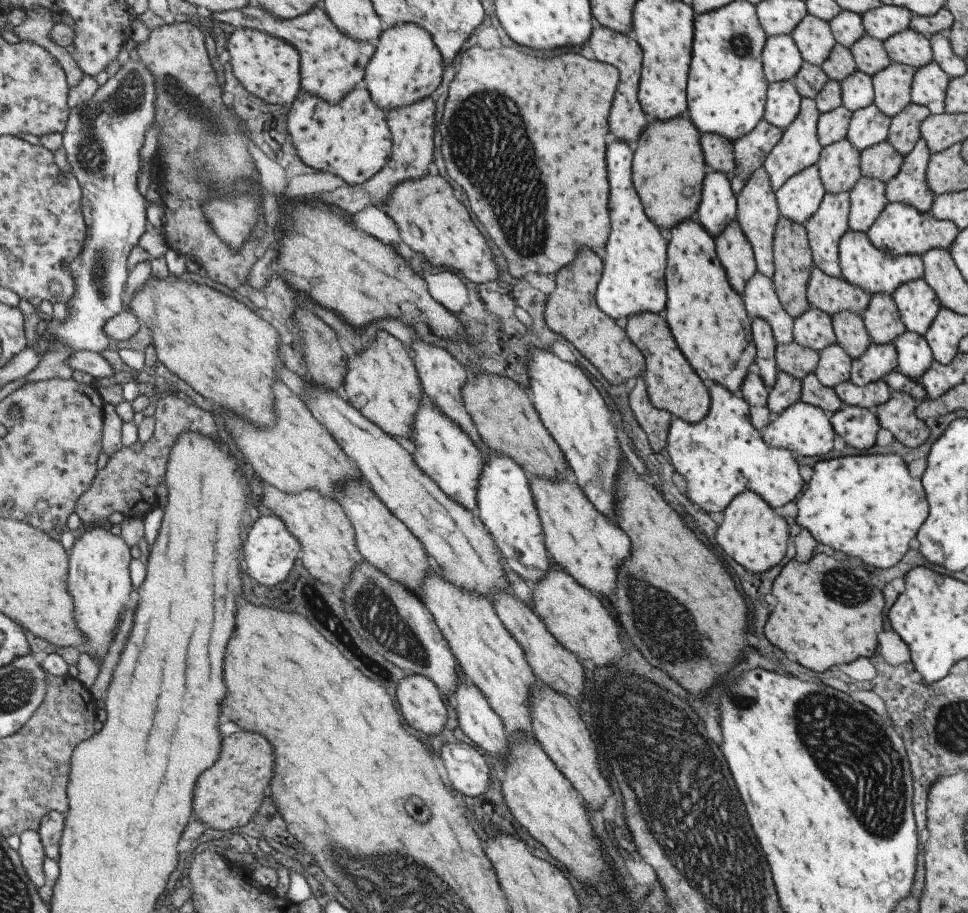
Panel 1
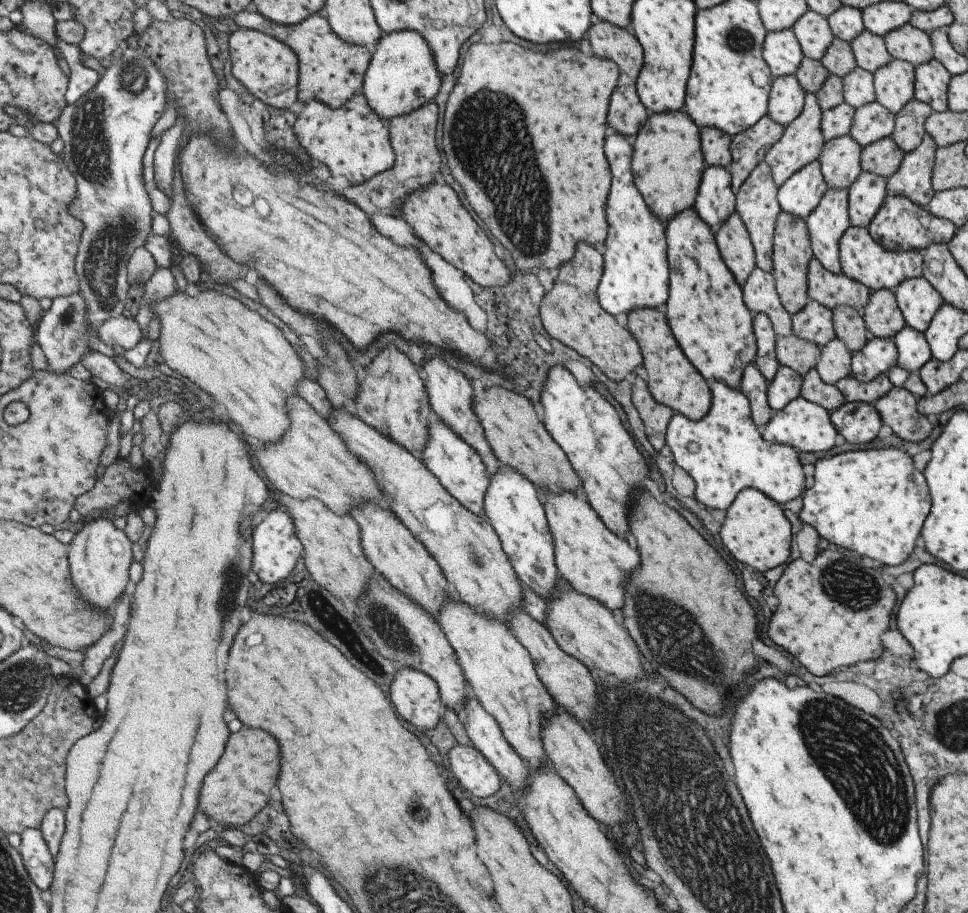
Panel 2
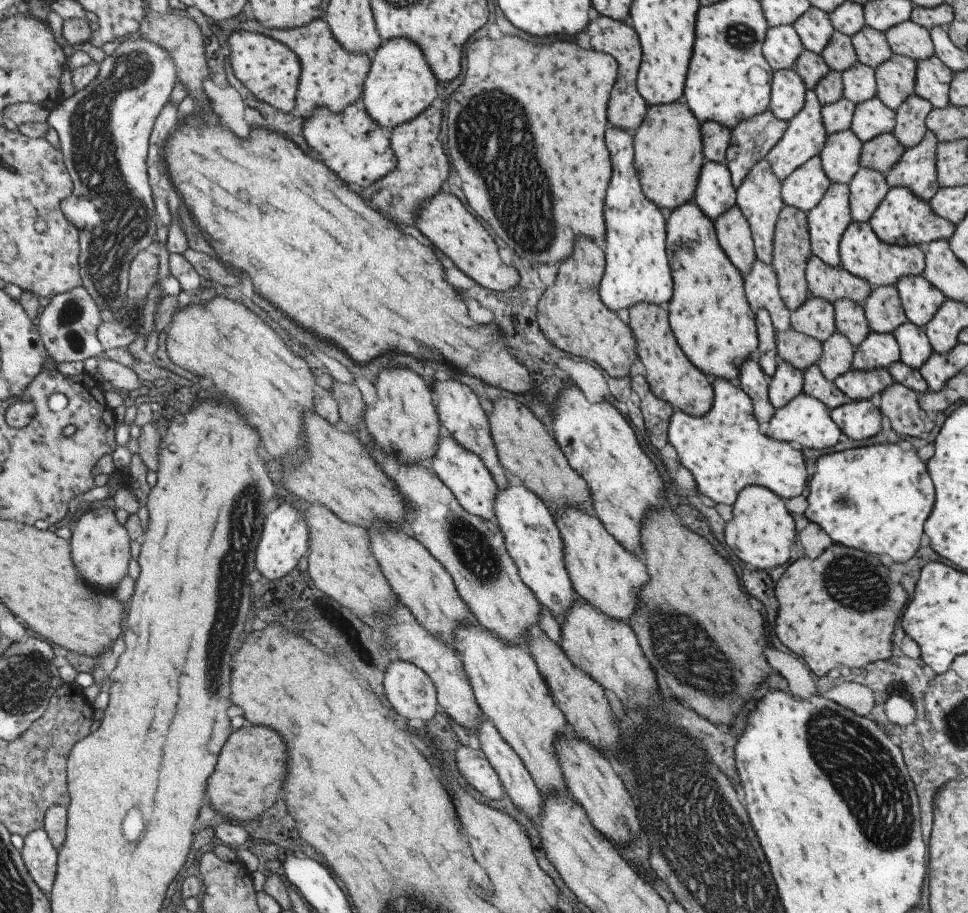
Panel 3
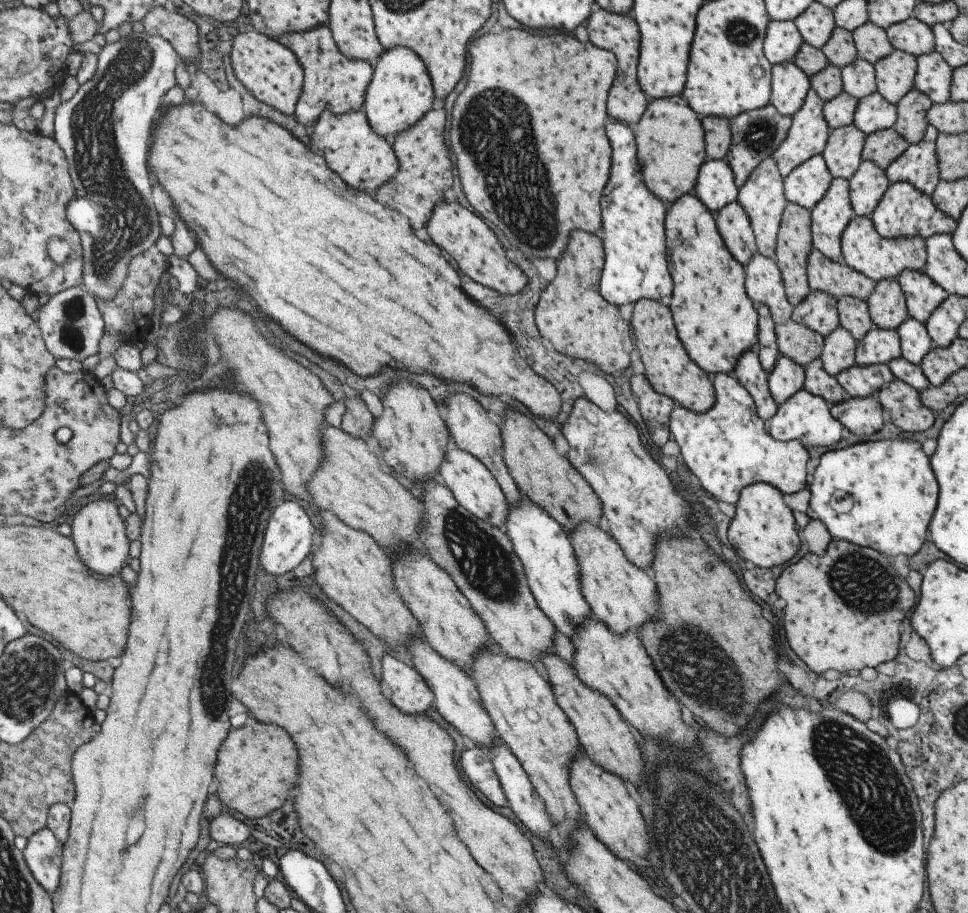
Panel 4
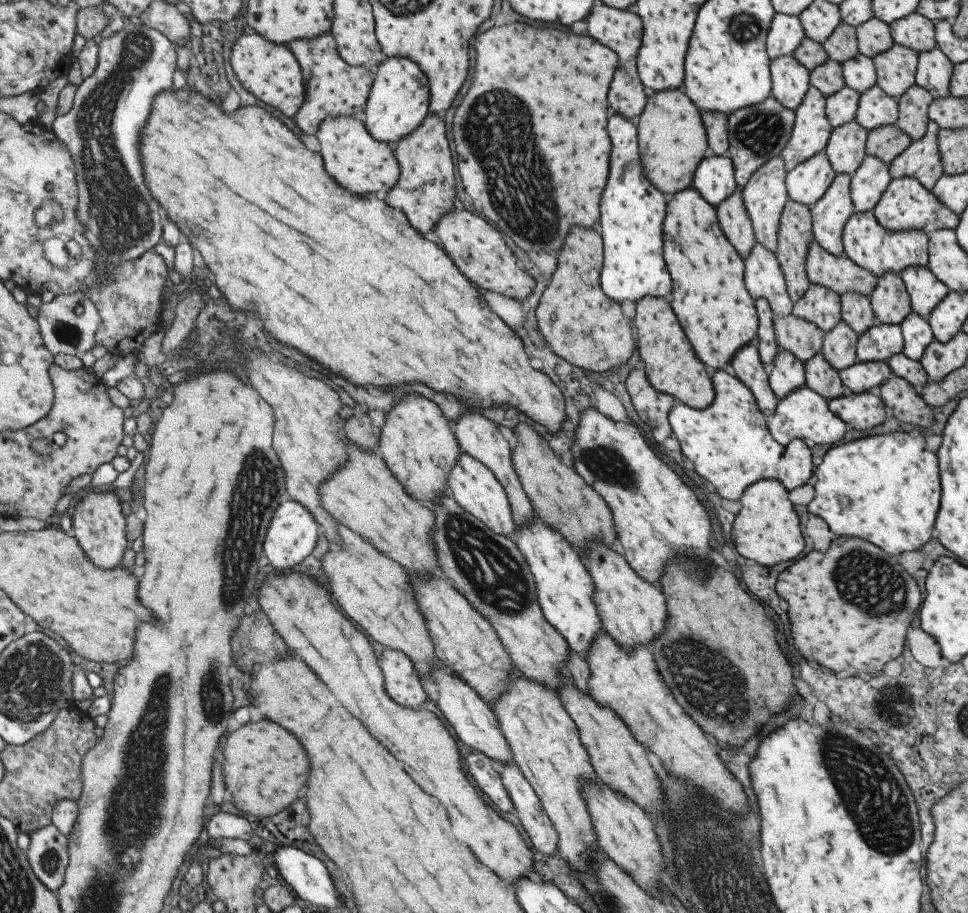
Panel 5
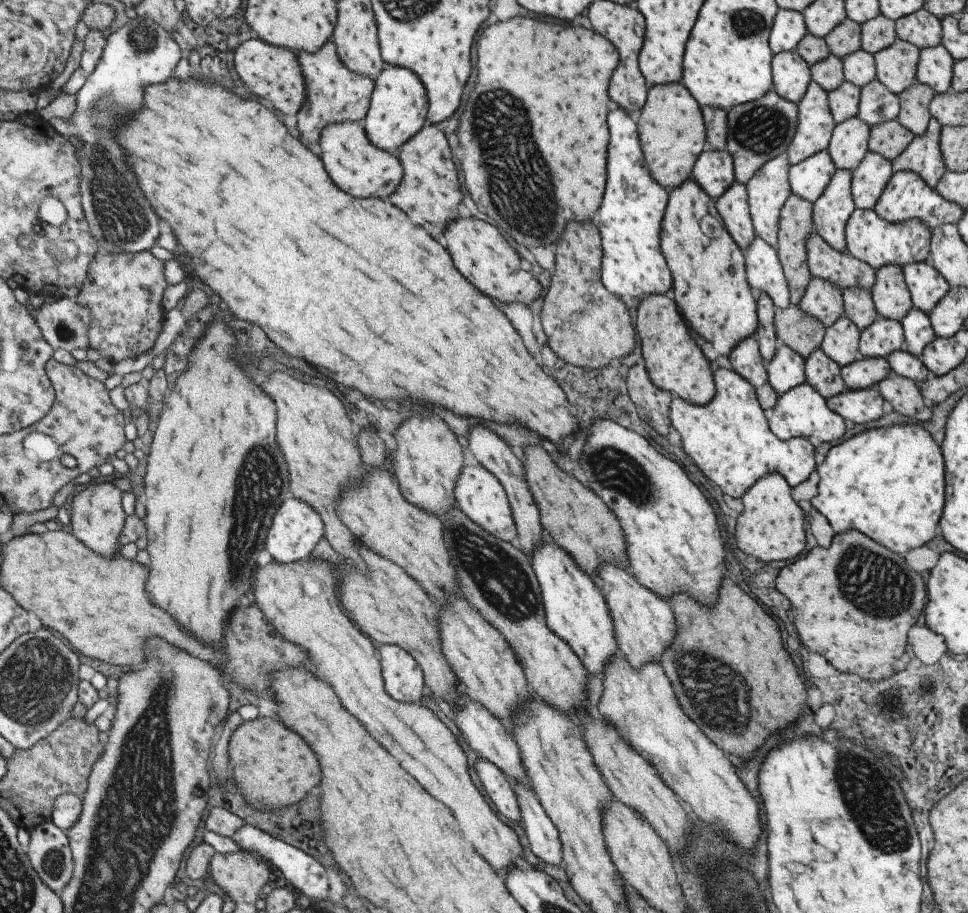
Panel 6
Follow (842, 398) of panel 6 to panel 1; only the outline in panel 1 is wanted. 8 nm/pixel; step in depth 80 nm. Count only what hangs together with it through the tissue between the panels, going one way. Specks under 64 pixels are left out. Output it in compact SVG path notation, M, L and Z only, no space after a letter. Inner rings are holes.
M843 405L828 415L828 421L834 433L855 450L867 450L875 443L875 433L880 427L875 414L865 407L851 405Z

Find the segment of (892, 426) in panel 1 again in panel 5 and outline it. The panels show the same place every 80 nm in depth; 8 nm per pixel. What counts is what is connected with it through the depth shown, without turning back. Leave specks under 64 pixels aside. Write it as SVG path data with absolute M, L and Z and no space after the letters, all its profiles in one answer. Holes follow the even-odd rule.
M892 374L878 387L880 399L884 406L891 408L892 416L915 426L931 426L933 408L921 398L918 389L912 387L906 380Z

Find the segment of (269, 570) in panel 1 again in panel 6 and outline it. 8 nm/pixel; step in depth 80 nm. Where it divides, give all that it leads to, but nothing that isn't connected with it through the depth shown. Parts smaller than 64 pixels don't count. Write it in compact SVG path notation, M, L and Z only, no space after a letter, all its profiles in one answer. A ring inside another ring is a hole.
M290 496L277 507L277 512L269 525L269 532L266 534L264 549L269 552L272 560L276 563L289 564L309 557L323 534L323 523L319 513L316 513L311 505Z

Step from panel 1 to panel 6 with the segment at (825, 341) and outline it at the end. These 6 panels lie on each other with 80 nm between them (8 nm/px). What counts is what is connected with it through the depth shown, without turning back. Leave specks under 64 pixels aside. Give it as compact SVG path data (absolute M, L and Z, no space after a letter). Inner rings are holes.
M811 277L797 306L828 327L844 312L842 291L826 280Z

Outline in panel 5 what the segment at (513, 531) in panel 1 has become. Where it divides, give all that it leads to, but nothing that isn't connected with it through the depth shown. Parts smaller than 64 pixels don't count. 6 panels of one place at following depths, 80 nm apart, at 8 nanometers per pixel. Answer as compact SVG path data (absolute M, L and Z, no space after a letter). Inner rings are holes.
M535 516L527 525L516 528L515 532L515 544L532 574L542 615L565 639L568 648L585 661L590 644L602 630L602 624L594 603L594 584L580 556L558 532Z

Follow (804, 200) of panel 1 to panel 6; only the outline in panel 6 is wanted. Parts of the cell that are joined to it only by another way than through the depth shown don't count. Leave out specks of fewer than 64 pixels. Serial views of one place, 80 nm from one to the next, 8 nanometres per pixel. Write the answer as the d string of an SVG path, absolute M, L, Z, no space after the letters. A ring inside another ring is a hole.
M826 149L789 166L787 184L791 194L814 203L836 169Z

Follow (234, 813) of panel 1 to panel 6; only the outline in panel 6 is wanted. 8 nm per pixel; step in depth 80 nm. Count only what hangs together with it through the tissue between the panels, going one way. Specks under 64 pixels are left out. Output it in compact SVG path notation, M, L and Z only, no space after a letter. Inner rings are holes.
M255 718L251 722L243 722L229 740L229 760L233 764L233 778L237 782L239 792L243 798L255 808L281 808L283 804L299 802L313 786L319 784L319 764L311 752L311 748L289 728L277 724L269 718Z

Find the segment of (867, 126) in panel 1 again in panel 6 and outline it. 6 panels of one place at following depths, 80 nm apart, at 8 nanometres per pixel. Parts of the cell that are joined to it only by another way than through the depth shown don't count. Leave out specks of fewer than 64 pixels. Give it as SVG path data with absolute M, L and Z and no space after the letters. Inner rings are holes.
M876 78L860 88L856 117L869 127L890 121L898 115L898 95L885 88Z

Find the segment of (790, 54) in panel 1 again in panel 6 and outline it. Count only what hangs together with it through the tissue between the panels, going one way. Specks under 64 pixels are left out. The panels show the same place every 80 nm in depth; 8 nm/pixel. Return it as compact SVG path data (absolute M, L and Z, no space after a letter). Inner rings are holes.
M778 9L768 34L768 45L772 54L795 49L805 33L806 26L802 13L789 9Z

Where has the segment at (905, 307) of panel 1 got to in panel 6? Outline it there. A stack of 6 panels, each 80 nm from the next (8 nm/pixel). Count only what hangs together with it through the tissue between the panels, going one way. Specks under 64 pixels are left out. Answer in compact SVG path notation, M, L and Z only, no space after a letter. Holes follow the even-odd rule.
M927 261L912 262L901 267L912 306L929 312L948 291L949 283Z

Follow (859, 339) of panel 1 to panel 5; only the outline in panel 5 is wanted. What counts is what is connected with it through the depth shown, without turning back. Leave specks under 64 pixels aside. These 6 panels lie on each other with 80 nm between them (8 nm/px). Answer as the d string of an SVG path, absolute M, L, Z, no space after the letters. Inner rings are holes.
M845 291L840 295L840 320L848 324L857 335L877 323L868 297L855 291Z

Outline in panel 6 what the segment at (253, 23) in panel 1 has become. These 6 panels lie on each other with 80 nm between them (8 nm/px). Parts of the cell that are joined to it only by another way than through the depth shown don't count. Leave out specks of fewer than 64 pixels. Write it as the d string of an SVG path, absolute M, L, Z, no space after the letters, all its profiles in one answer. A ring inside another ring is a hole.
M330 40L314 53L297 52L303 80L304 99L301 108L296 112L297 128L301 130L301 144L317 144L319 132L327 124L342 123L343 121L361 122L366 115L374 81L369 77L351 72L340 61L336 53L336 45Z

